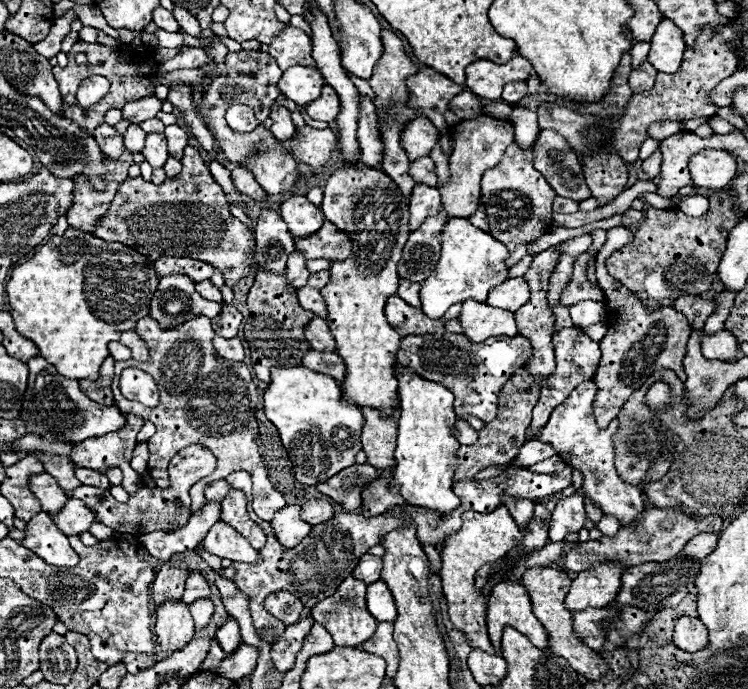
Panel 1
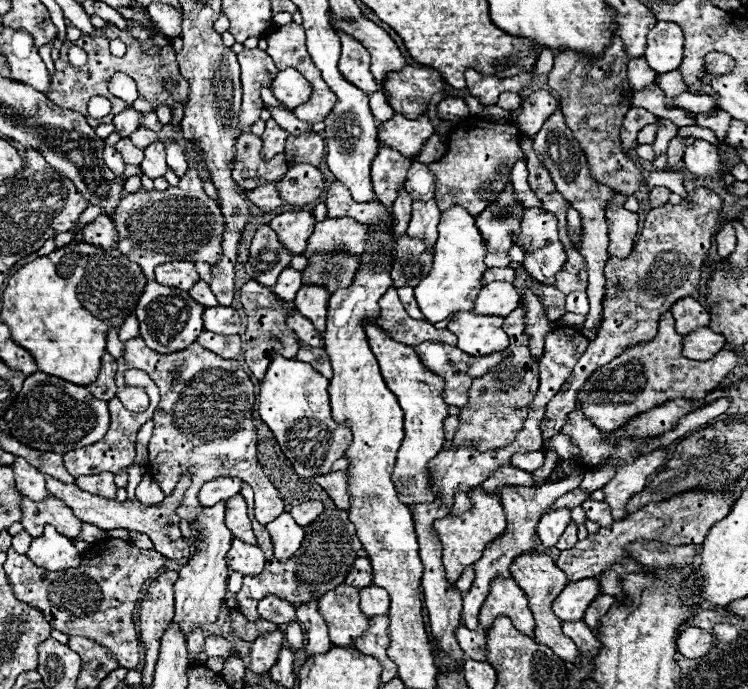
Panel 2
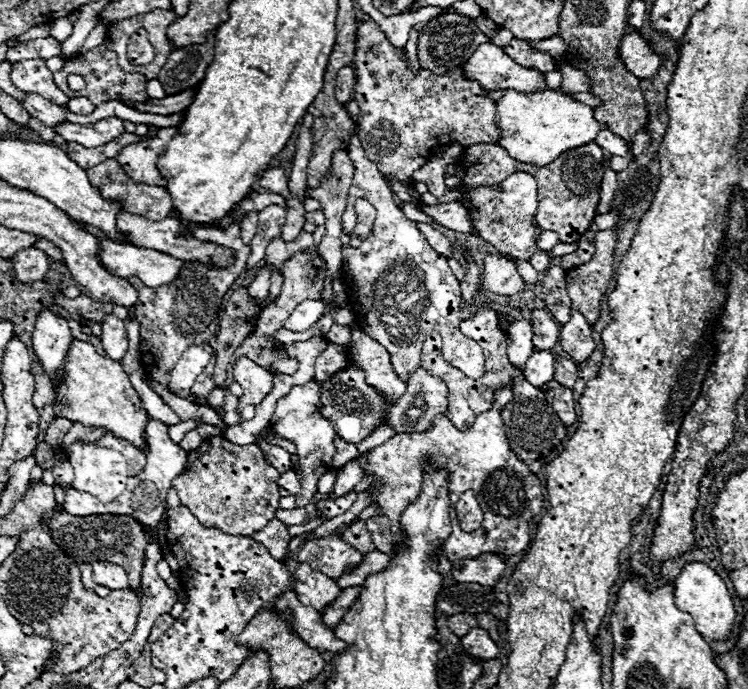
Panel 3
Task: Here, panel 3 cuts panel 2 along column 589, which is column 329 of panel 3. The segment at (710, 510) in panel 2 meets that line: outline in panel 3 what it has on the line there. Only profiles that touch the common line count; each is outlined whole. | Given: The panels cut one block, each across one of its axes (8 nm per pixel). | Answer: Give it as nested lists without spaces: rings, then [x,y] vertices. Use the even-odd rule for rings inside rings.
[[[326,536],[320,540],[310,540],[298,550],[298,562],[310,564],[312,570],[338,580],[344,572],[356,568],[364,556],[348,546],[342,536]]]

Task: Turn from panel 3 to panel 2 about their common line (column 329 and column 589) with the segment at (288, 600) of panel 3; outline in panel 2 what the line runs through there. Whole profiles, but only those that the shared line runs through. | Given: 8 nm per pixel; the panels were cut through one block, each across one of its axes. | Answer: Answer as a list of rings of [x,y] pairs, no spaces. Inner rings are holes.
[[[576,620],[576,622],[564,622],[562,630],[568,638],[574,640],[574,644],[578,646],[578,650],[582,654],[590,654],[590,650],[600,648],[600,640],[596,638],[596,634],[586,626],[584,620]]]

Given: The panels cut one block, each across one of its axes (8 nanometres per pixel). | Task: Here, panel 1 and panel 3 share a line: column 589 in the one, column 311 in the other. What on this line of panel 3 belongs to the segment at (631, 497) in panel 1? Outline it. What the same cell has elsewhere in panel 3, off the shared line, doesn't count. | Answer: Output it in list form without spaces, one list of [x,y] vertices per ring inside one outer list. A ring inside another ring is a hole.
[[[308,382],[304,386],[292,388],[292,392],[276,404],[276,412],[272,414],[272,420],[270,420],[272,430],[282,438],[292,440],[298,448],[298,456],[300,456],[298,476],[300,476],[300,482],[302,482],[302,490],[300,490],[300,496],[296,496],[296,506],[310,504],[310,500],[316,494],[318,478],[324,472],[330,471],[331,461],[336,452],[333,443],[336,436],[334,426],[332,426],[330,420],[326,420],[320,414],[321,408],[320,388],[318,388],[316,382]]]

